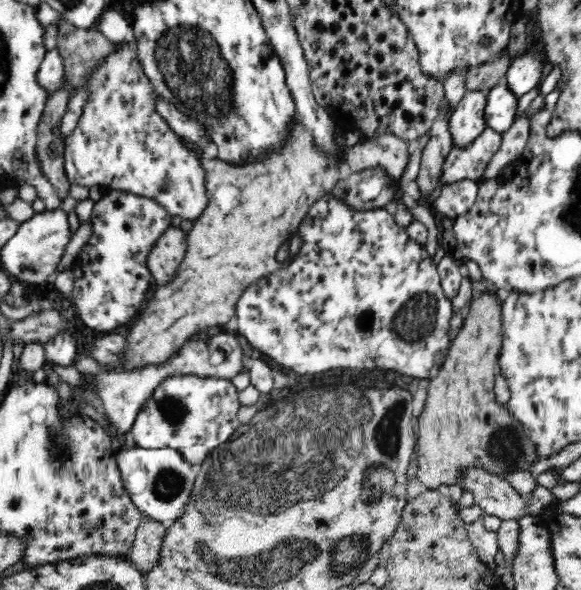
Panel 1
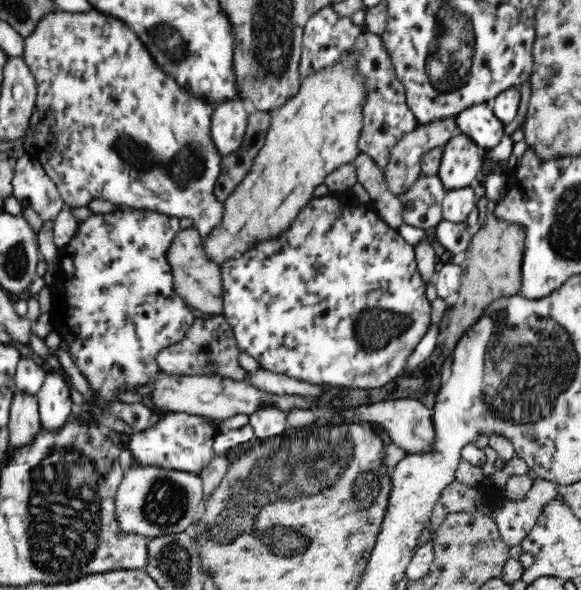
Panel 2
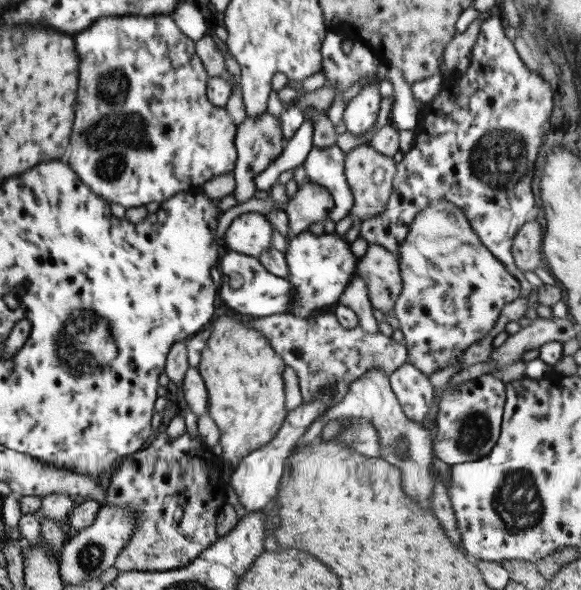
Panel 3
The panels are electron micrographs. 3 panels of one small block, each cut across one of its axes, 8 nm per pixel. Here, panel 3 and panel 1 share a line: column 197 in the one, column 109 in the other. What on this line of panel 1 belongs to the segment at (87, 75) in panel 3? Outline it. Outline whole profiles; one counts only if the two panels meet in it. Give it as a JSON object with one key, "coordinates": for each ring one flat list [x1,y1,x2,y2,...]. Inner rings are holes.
{"coordinates":[[123,41,120,43,120,50,118,50,118,52,114,52,112,56,108,56,108,58,104,60,104,64,92,72,92,76,88,78,88,82,86,83,90,85,91,90,93,91,93,98,91,99,91,102,85,107,83,116,80,118,78,125,76,128,74,128,73,132,70,132,70,134,65,137,64,142,65,170,70,184,80,184,80,186,84,186,86,188,89,188,90,186,103,185,108,189,131,192,132,194,143,196,144,198,148,198,154,202,157,202,160,206,162,206,162,208,165,208,165,210,168,211,170,215,179,216,182,218,182,221,196,221,200,214,206,210,206,206,208,204,204,169,200,167,200,161,196,159,196,155,188,151,188,148,186,148,183,145,183,142,179,139,180,136,176,135,172,129,168,127,168,123,164,123,164,120,160,118,160,115,158,115,158,112,156,112,156,109,154,109,154,88,143,71,141,62,139,61,137,51,135,49,135,45,133,45,133,43,128,45,128,41]]}

